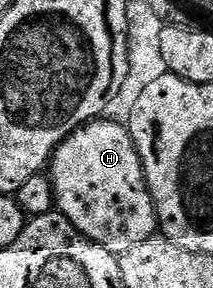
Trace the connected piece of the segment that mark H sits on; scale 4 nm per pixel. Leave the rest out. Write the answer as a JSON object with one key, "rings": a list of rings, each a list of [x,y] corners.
{"rings":[[[100,117],[74,131],[65,142],[59,144],[51,156],[49,178],[55,191],[55,207],[77,230],[97,245],[109,249],[116,257],[129,253],[133,245],[156,238],[157,220],[153,197],[147,188],[147,178],[141,165],[141,157],[135,148],[130,130],[108,117]]]}

